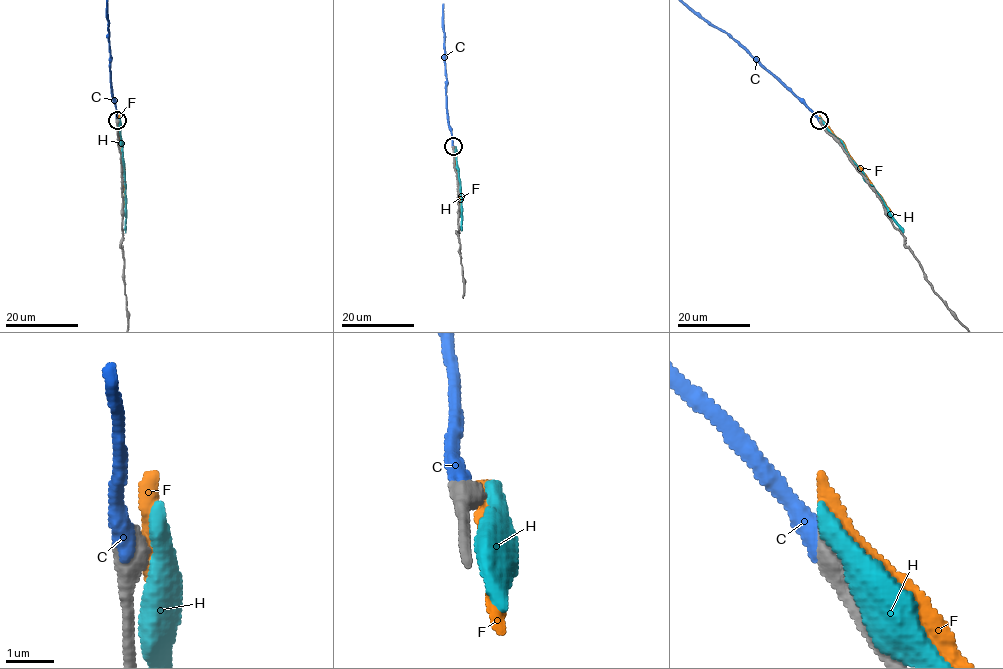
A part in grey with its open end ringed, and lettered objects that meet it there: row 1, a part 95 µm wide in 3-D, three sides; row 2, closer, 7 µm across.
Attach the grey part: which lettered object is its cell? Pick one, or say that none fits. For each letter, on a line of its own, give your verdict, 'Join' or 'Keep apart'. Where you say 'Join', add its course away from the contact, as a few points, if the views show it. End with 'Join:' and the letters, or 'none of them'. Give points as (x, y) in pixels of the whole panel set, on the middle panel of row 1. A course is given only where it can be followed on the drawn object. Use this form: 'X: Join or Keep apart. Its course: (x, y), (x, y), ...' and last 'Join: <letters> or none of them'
C: Join
F: Keep apart
H: Keep apart
Join: C

